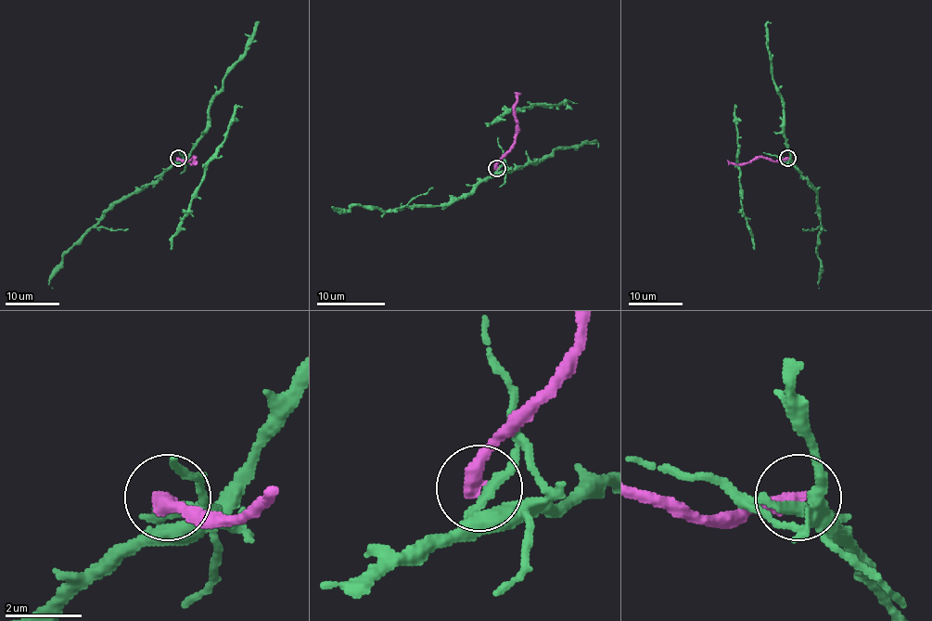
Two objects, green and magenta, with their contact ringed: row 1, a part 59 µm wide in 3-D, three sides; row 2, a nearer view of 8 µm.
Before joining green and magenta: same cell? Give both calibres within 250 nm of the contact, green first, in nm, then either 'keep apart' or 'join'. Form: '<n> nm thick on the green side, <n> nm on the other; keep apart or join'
200 nm thick on the green side, 420 nm on the other; keep apart

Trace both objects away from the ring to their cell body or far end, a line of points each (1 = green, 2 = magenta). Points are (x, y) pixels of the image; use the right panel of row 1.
1: (786, 158), (815, 187), (821, 222), (819, 289)
2: (786, 158), (772, 161), (767, 157), (753, 158), (735, 163), (728, 161)

